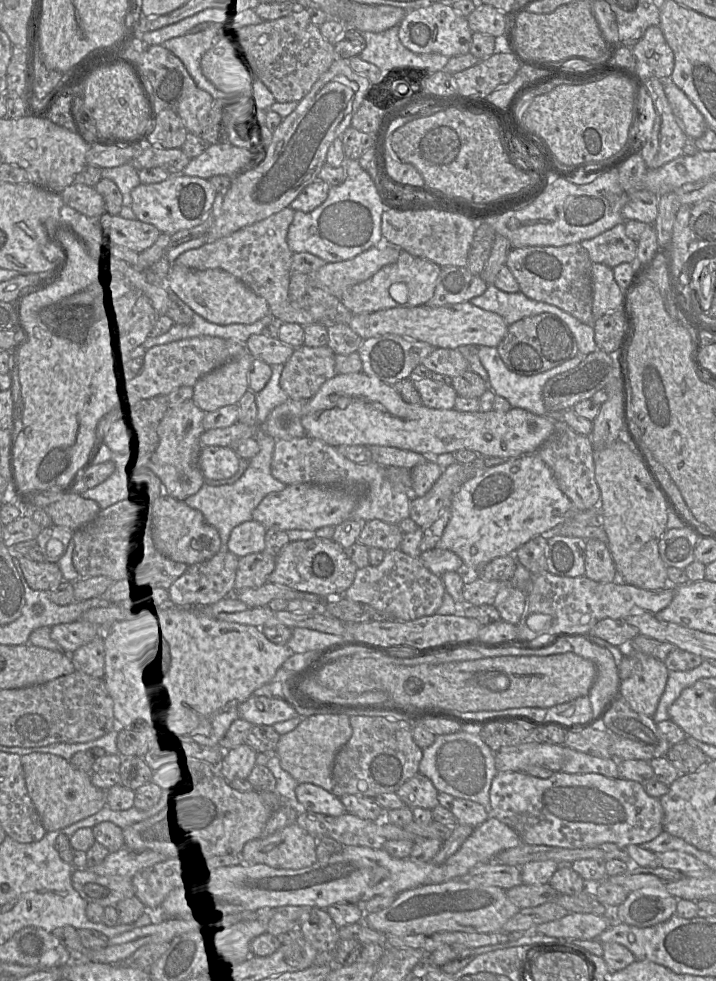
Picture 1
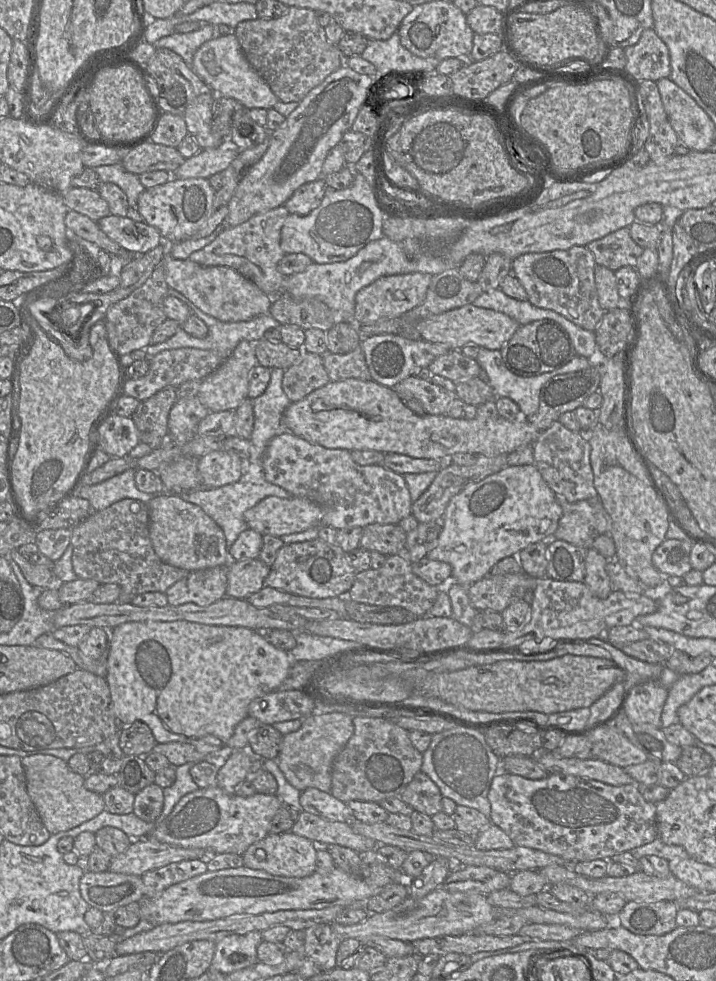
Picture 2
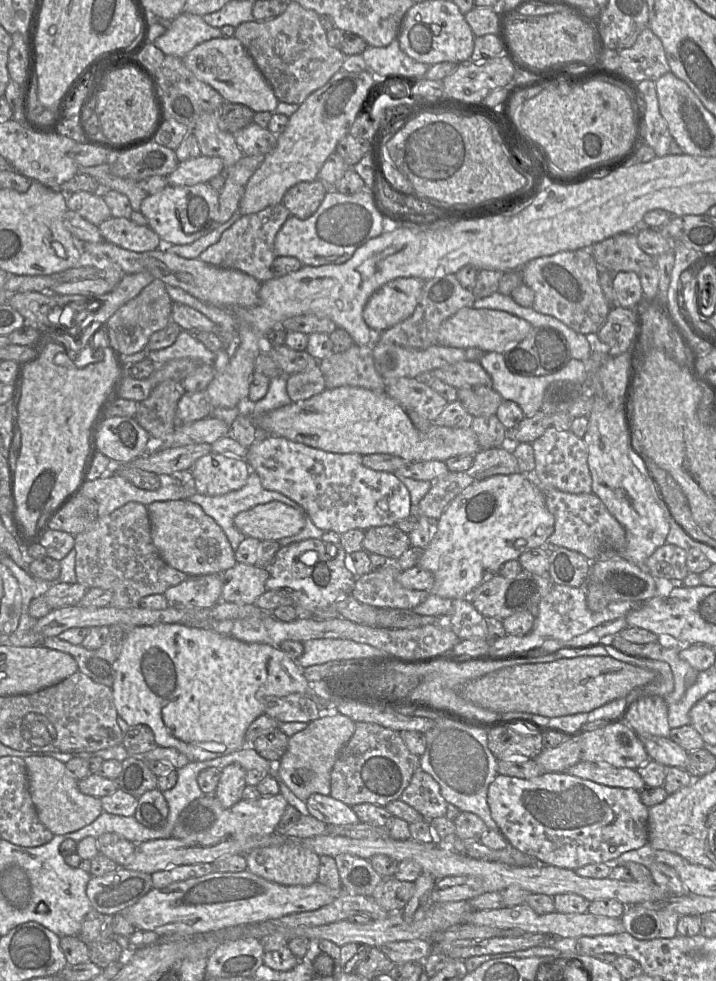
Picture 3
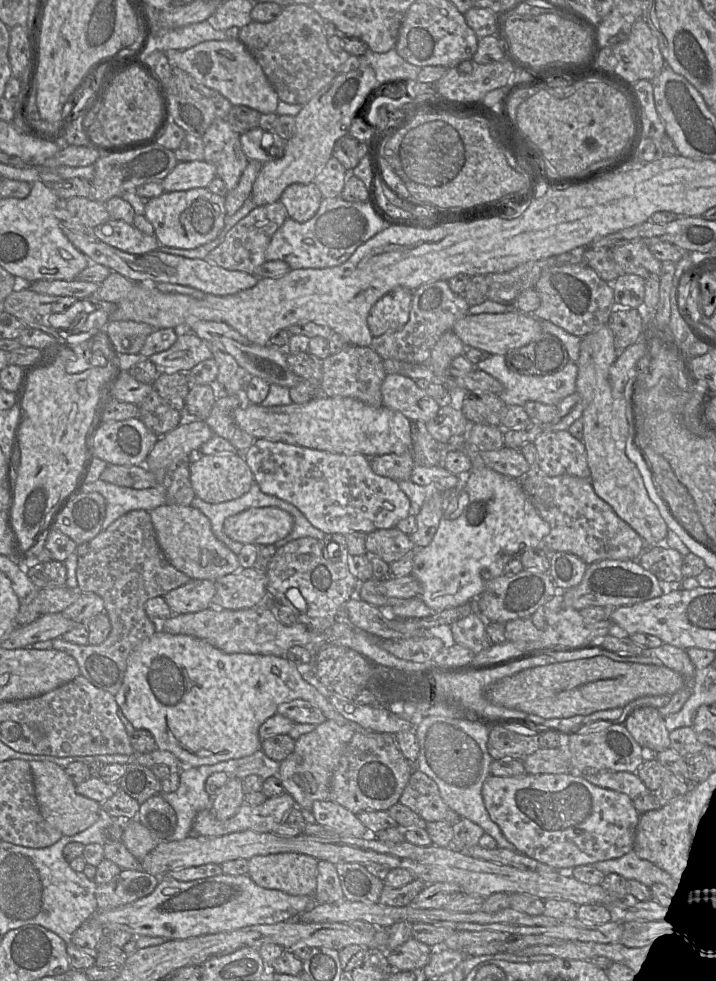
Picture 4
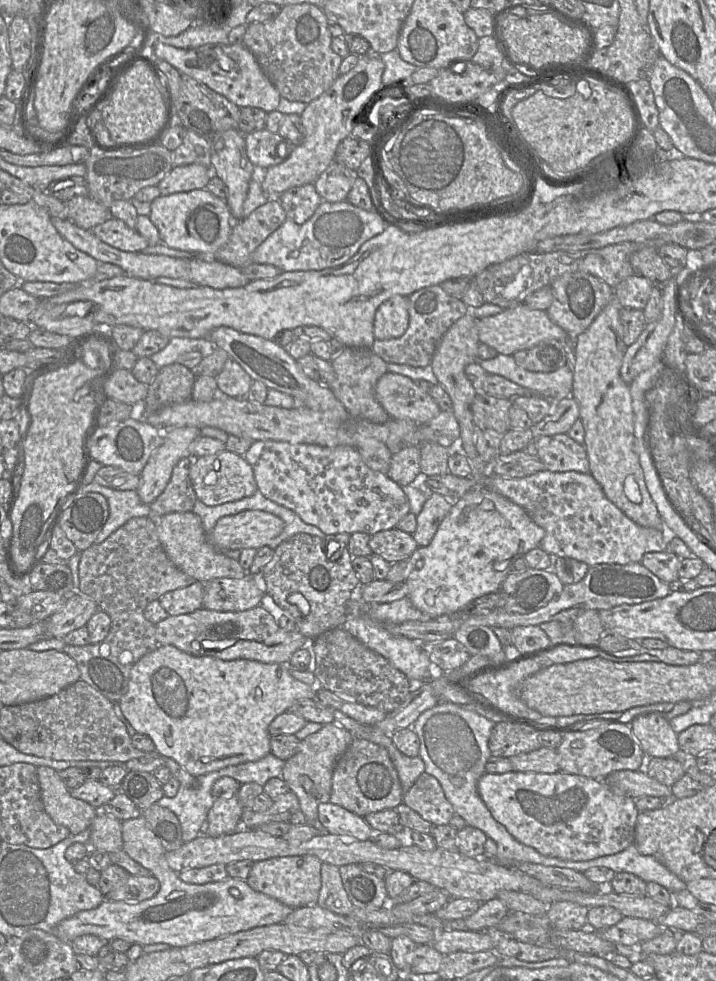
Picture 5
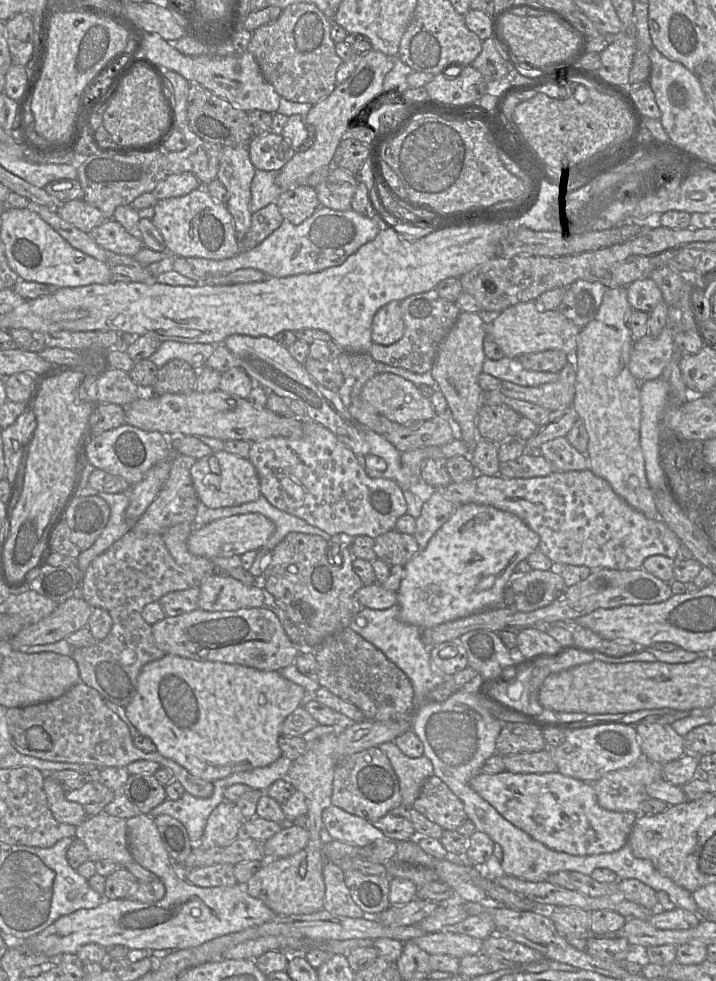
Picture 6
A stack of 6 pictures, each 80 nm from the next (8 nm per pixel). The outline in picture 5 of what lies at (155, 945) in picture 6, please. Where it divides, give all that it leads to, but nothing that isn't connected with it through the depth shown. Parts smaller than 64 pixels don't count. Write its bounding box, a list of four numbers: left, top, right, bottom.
[53,815,294,947]

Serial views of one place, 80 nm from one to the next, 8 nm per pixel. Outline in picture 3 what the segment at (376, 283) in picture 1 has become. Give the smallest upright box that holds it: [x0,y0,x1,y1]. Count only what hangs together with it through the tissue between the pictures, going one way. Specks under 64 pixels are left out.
[363,277,424,334]

